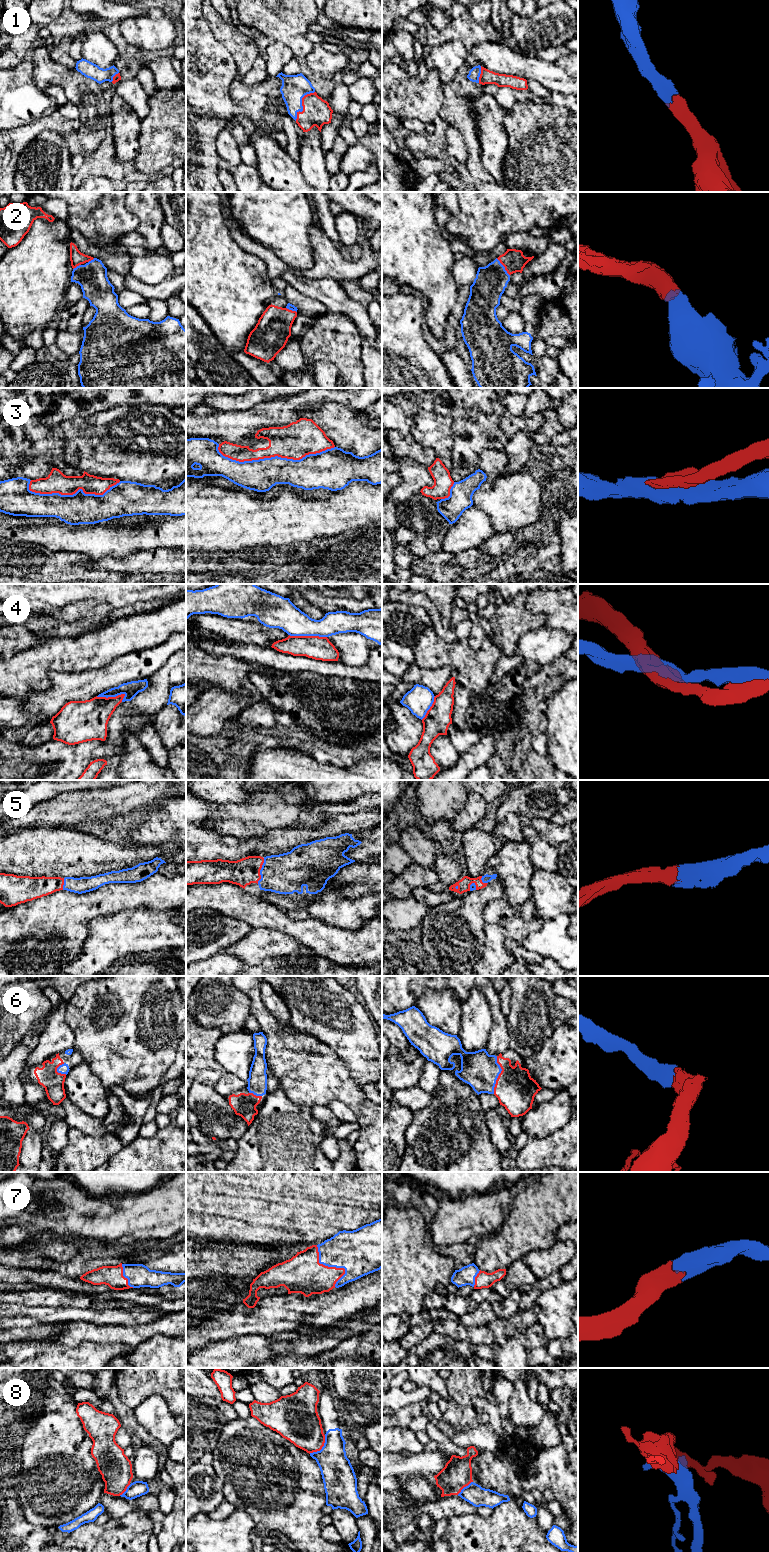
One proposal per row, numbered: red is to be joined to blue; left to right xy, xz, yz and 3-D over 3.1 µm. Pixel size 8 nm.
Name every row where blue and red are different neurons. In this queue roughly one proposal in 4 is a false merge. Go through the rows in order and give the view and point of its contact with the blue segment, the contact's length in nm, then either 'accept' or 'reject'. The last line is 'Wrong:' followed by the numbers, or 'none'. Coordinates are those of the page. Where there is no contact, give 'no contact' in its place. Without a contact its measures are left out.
1: contact xz (301, 104); length 280 nm; accept
2: contact yz (504, 267); length 180 nm; accept
3: contact xz (275, 456); length 950 nm; reject
4: contact xz (308, 635); length 300 nm; reject
5: contact xz (260, 871); length 220 nm; accept
6: contact yz (498, 1075); length 300 nm; accept
7: contact xz (332, 1266); length 360 nm; accept
8: contact xz (322, 1448); length 200 nm; reject
Wrong: 3, 4, 8

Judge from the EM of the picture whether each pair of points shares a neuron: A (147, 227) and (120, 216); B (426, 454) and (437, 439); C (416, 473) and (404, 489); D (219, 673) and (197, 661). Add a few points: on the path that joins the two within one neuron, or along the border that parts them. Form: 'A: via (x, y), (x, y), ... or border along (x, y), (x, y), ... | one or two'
A: border along (125, 203), (138, 218), (136, 229) | two
B: border along (410, 436), (421, 444), (430, 446), (437, 457) | two
C: via (414, 477), (408, 485) | one
D: via (214, 671), (202, 666) | one

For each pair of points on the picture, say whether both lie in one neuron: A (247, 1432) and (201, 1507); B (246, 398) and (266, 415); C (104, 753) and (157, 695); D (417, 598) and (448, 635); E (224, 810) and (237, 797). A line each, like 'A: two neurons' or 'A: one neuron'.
A: two neurons
B: two neurons
C: one neuron
D: one neuron
E: two neurons

